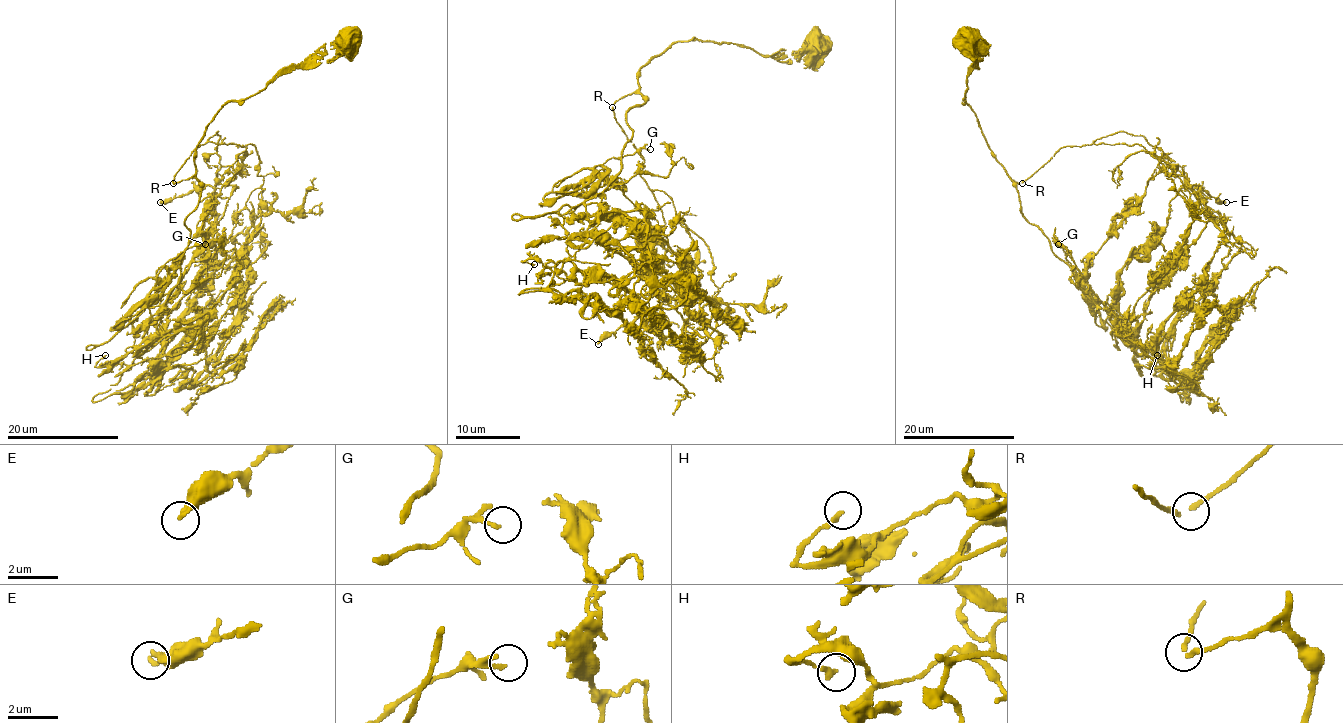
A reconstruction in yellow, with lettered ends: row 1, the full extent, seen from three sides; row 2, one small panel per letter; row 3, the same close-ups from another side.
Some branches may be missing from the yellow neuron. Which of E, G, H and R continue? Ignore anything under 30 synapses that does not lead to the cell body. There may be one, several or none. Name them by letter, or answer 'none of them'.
none of them

